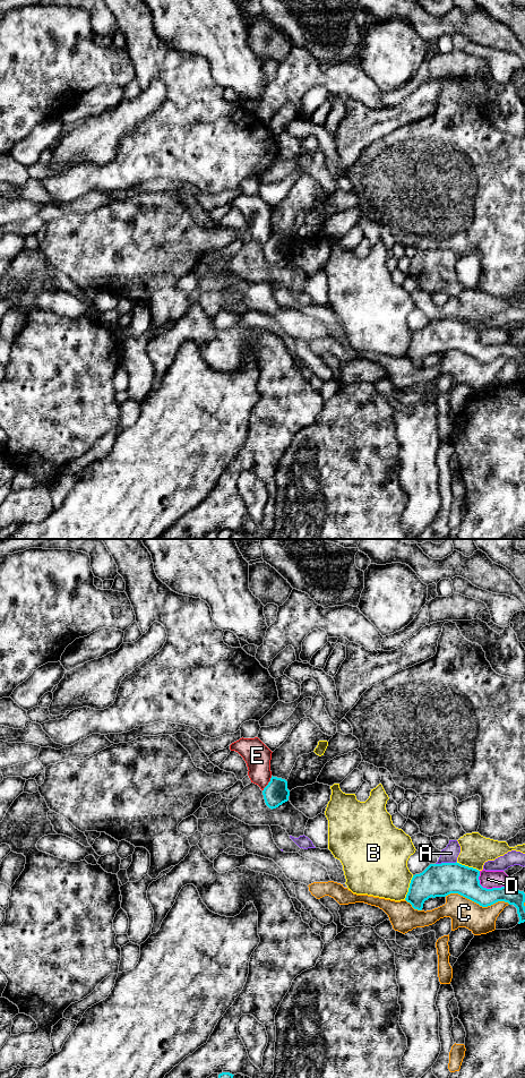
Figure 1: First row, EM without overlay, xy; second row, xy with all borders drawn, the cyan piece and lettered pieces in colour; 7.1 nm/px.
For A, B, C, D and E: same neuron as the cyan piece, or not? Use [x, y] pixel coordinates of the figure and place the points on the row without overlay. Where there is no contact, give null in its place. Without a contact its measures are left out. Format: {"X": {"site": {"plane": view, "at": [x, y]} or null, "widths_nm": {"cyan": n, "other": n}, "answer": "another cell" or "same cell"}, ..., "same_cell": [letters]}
{"A": {"site": {"plane": "xy", "at": [446, 319]}, "widths_nm": {"cyan": 240, "other": 110}, "answer": "another cell"}, "B": {"site": {"plane": "xy", "at": [409, 344]}, "widths_nm": {"cyan": 240, "other": 400}, "answer": "another cell"}, "C": {"site": {"plane": "xy", "at": [478, 359]}, "widths_nm": {"cyan": 220, "other": 200}, "answer": "another cell"}, "D": {"site": {"plane": "xy", "at": [488, 345]}, "widths_nm": {"cyan": 220, "other": 130}, "answer": "another cell"}, "E": {"site": {"plane": "xy", "at": [268, 240]}, "widths_nm": {"cyan": 170, "other": 190}, "answer": "another cell"}, "same_cell": []}

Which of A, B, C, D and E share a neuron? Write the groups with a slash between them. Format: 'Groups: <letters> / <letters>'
Groups: A / B / C / D / E

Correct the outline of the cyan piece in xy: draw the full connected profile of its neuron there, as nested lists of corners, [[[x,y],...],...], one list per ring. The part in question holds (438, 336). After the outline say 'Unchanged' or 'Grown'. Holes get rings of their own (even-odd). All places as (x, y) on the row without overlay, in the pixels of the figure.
[[[459,319],[430,320],[422,330],[413,332],[405,357],[422,367],[429,354],[458,350],[482,363],[505,358],[517,365],[519,378],[525,378],[525,350],[509,341],[487,345],[480,341],[480,327]]]. Unchanged

